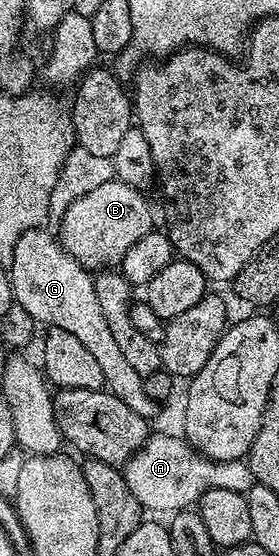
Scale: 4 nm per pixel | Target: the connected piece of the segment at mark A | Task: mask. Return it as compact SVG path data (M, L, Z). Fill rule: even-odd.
M153 433L142 449L125 463L122 473L127 487L145 510L173 514L199 503L203 494L212 488L247 493L254 484L252 470L241 459L211 461L198 453L184 437Z

